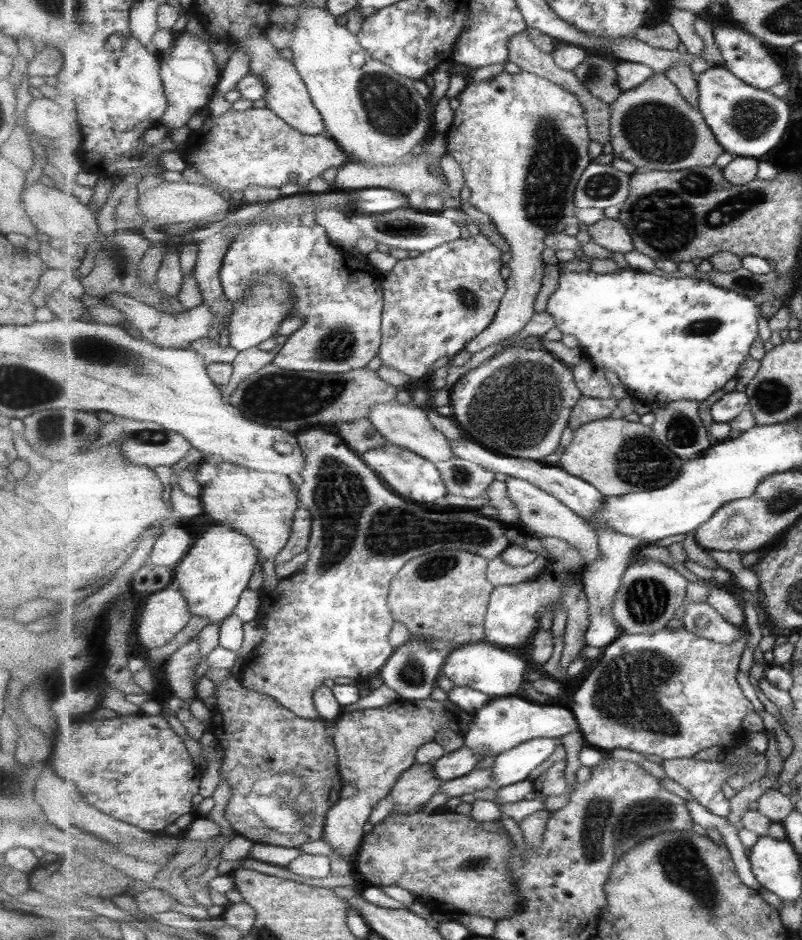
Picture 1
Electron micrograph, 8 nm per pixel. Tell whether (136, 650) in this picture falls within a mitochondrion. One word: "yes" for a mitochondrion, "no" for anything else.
no

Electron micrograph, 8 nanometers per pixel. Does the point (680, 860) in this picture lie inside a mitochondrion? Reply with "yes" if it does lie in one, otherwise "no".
yes

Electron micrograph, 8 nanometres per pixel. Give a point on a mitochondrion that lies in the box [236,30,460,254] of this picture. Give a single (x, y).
(389, 106)

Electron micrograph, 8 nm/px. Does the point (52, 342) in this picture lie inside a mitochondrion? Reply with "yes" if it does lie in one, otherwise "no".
yes

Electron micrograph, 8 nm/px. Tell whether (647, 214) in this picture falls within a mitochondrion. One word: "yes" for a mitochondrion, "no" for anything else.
yes

